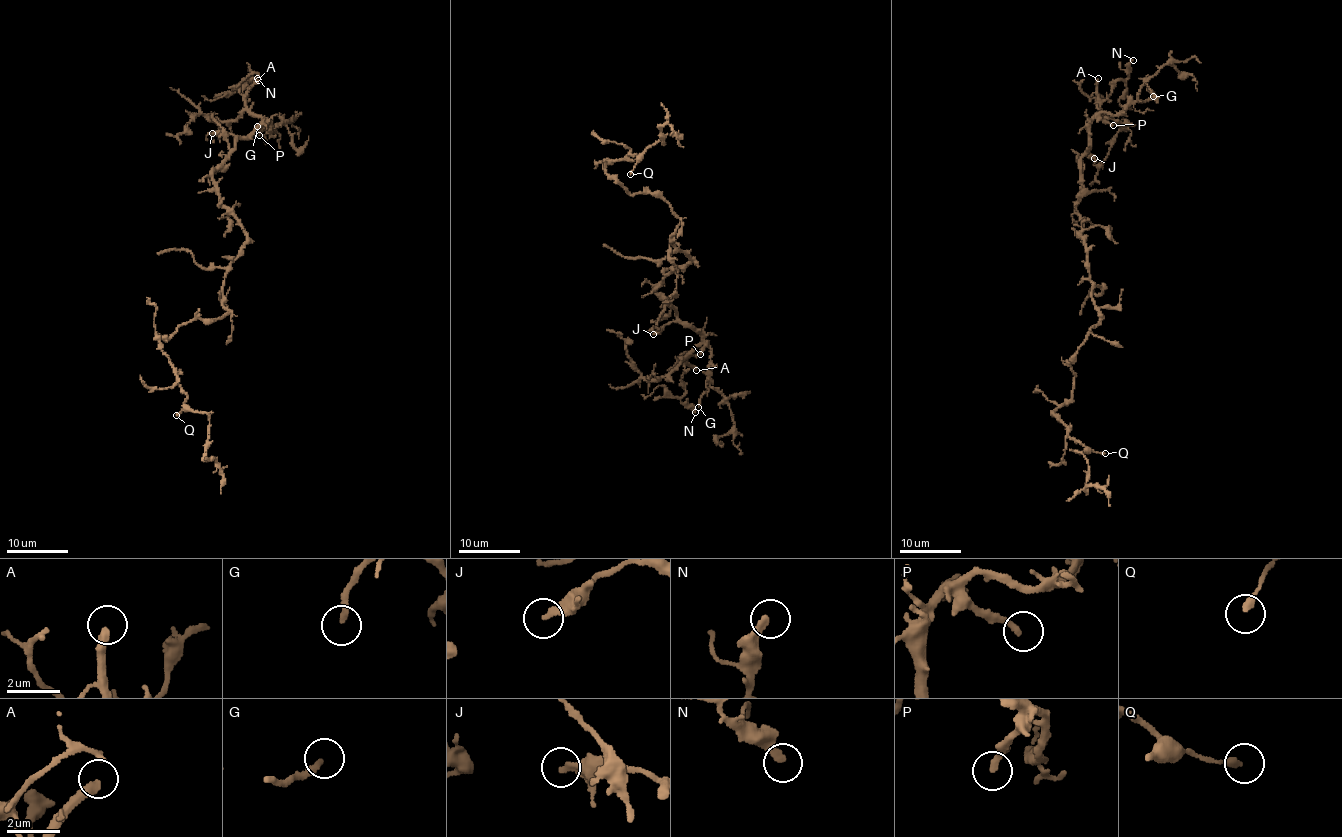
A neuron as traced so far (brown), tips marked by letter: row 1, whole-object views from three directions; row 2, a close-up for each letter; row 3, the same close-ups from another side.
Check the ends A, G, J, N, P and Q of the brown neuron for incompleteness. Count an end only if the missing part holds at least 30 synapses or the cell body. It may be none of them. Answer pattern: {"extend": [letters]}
{"extend": ["A", "P"]}

